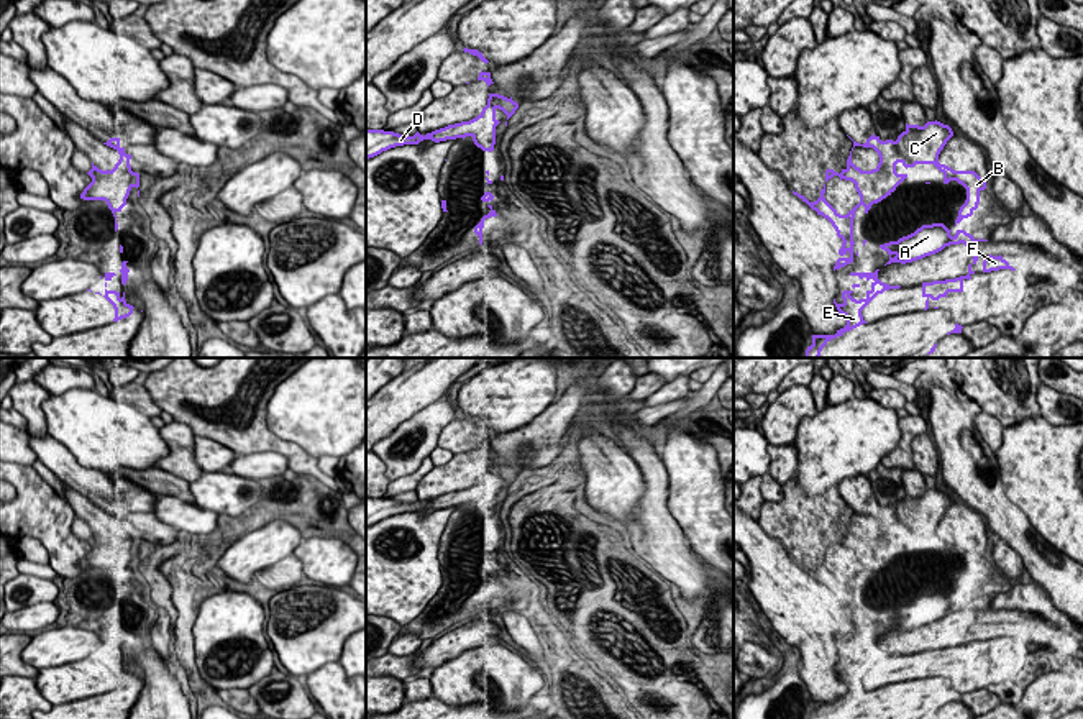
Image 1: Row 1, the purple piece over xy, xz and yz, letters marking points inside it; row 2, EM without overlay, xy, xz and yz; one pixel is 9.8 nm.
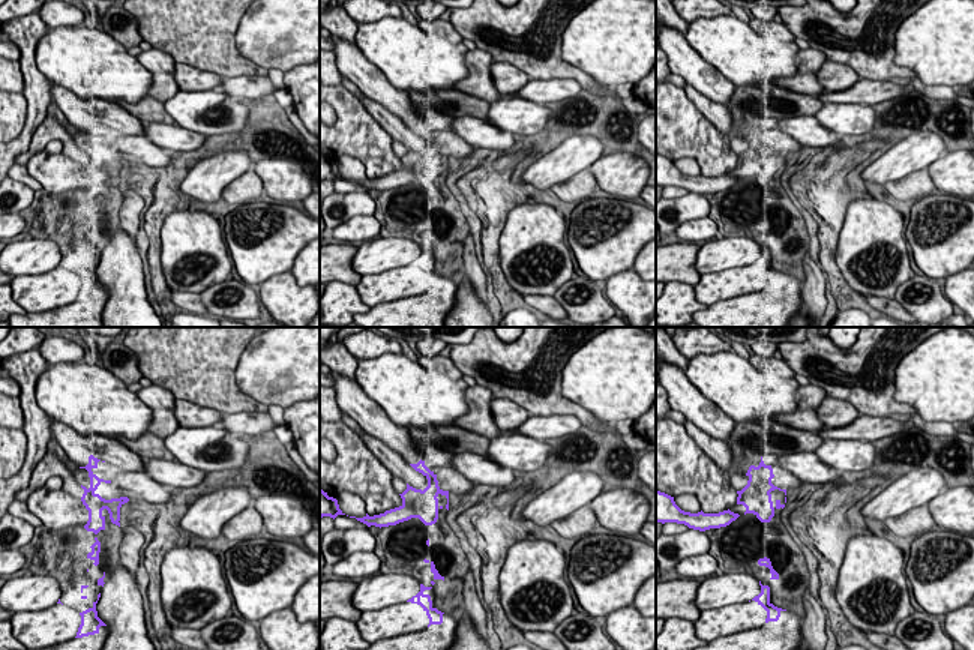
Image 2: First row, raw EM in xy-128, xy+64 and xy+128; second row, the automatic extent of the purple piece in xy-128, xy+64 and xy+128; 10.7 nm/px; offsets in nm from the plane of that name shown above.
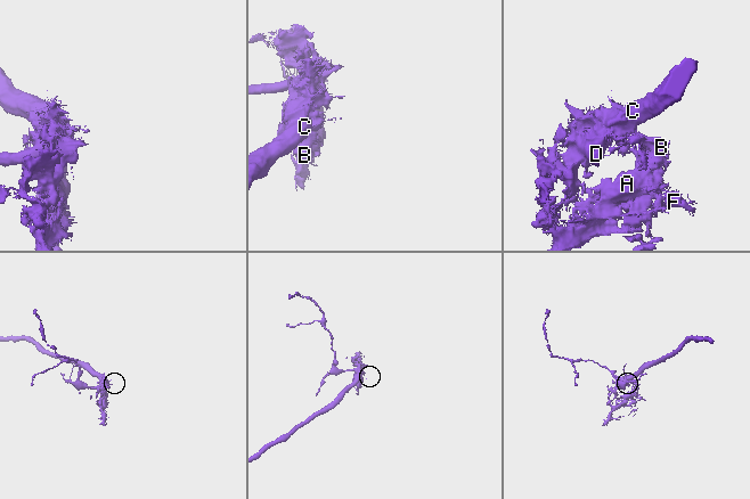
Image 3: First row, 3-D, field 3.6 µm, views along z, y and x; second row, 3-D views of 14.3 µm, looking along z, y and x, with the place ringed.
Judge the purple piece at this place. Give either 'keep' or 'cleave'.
keep

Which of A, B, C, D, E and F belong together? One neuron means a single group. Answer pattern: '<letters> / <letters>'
A B C D E F

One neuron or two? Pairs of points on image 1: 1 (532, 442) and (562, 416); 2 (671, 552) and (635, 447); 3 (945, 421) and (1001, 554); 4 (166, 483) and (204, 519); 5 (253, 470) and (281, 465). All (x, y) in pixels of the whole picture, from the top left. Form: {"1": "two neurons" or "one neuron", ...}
{"1": "one neuron", "2": "one neuron", "3": "two neurons", "4": "two neurons", "5": "one neuron"}

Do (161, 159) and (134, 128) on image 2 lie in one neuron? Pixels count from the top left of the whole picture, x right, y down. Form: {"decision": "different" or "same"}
{"decision": "different"}

